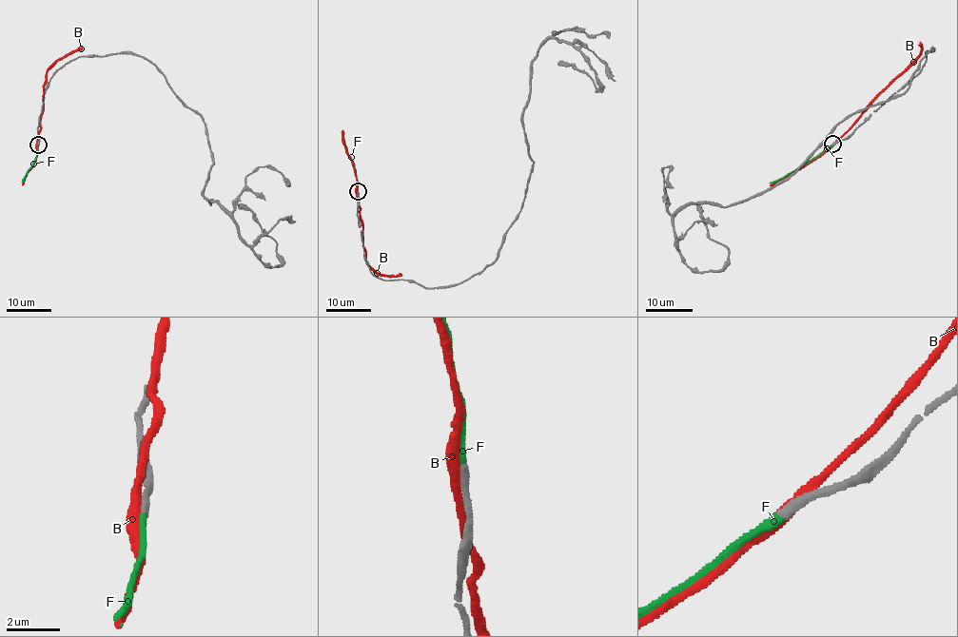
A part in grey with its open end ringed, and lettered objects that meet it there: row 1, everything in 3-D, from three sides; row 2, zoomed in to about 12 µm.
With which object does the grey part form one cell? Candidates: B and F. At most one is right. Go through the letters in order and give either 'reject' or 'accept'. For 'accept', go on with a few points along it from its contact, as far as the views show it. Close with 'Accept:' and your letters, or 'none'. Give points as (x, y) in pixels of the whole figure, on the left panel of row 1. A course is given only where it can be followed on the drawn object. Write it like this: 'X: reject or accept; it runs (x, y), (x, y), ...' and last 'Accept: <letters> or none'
B: reject
F: accept; it runs (38, 144), (34, 163), (22, 182)
Accept: F

